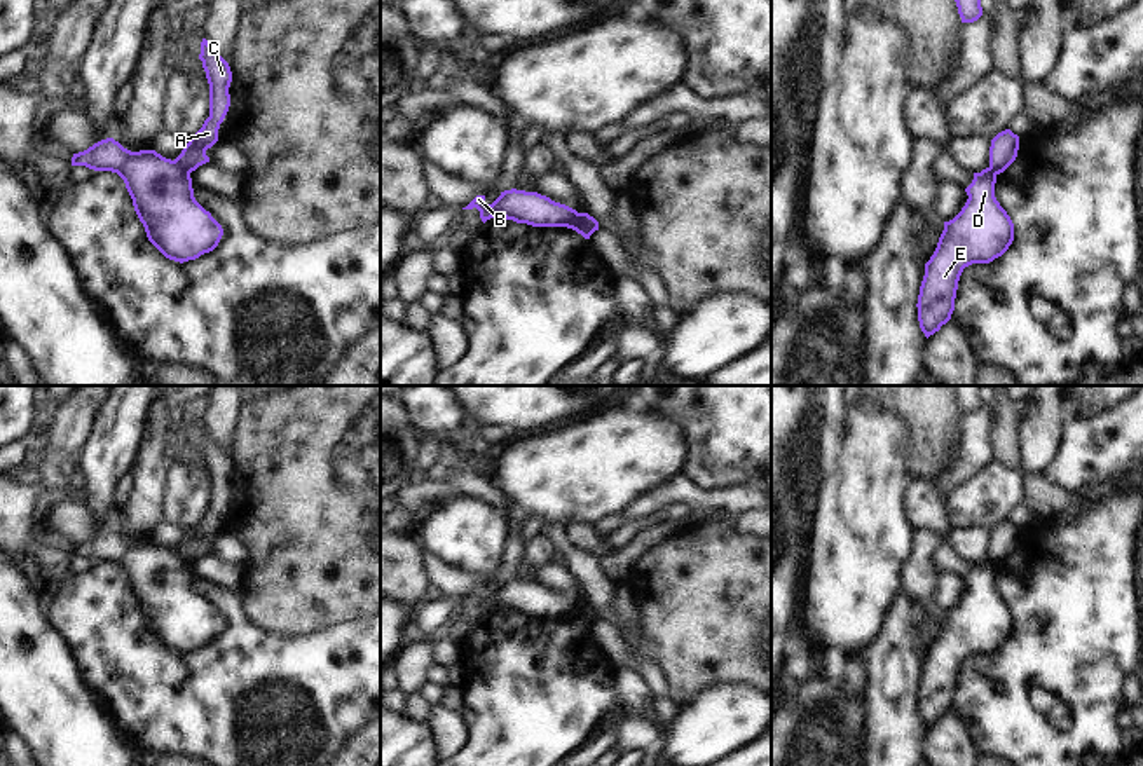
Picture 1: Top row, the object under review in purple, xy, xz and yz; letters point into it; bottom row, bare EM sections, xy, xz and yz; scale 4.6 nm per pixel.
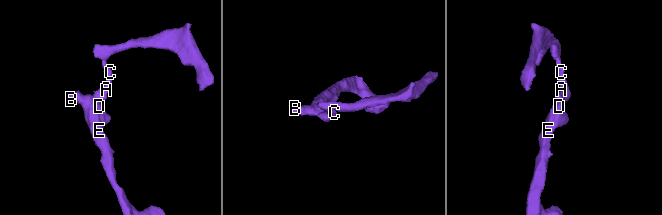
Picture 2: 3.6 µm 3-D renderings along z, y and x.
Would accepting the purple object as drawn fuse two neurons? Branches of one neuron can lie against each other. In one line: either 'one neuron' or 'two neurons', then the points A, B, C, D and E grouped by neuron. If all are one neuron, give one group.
two neurons; groups A C / B D E

